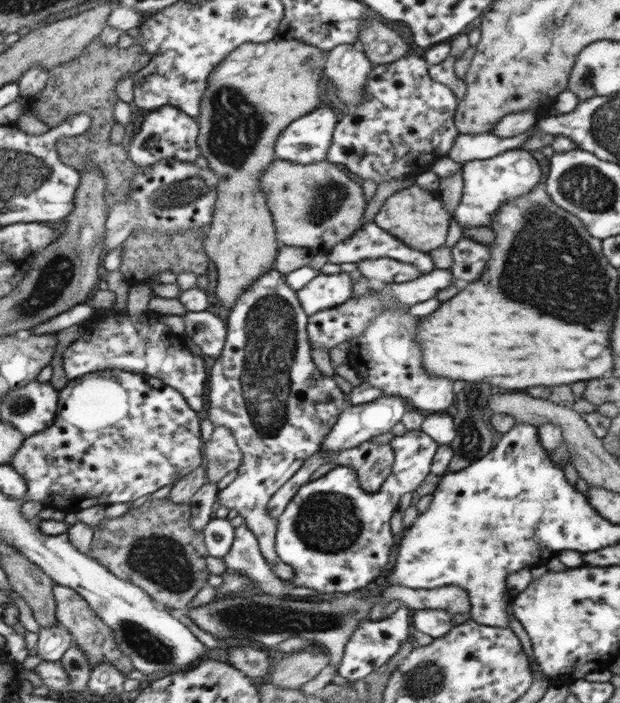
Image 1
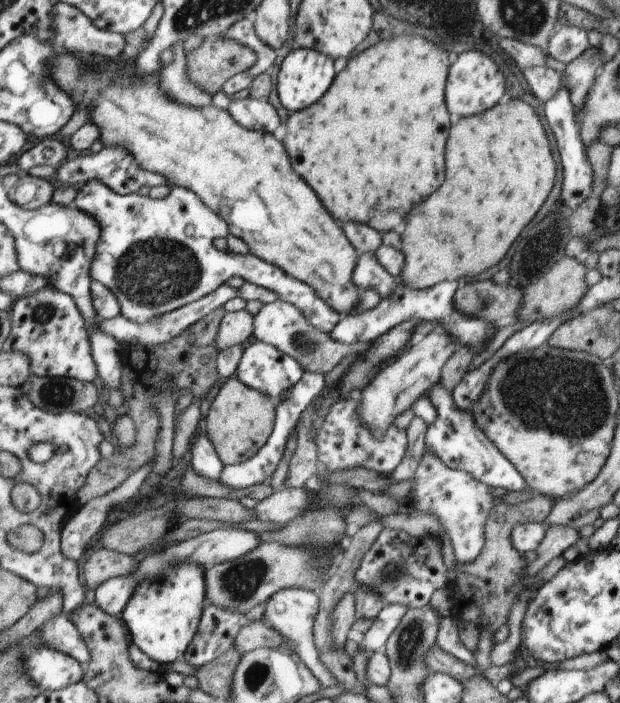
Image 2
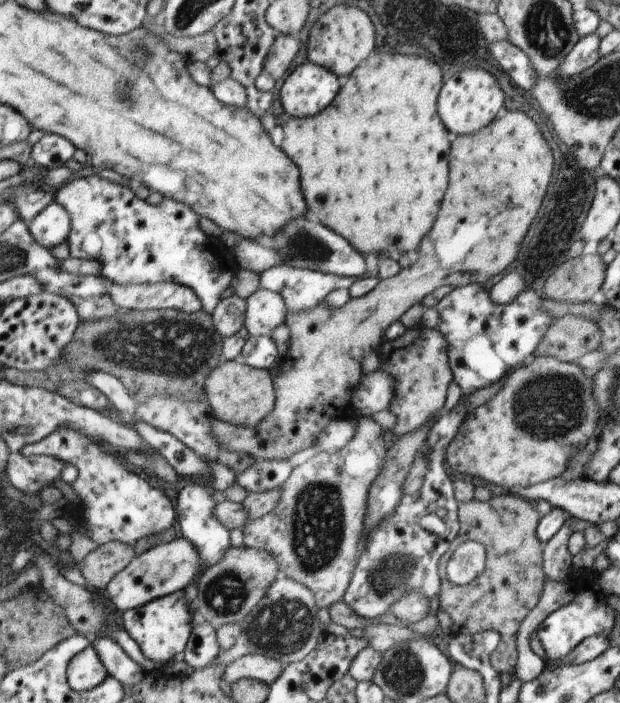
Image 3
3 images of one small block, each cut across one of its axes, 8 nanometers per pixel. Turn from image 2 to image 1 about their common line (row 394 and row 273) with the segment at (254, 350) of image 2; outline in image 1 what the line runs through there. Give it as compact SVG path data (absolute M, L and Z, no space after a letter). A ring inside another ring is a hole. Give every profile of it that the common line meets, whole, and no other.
M275 268L263 274L256 280L254 287L245 291L231 308L225 345L220 356L211 361L211 378L208 379L207 417L214 426L227 426L243 452L235 482L219 490L218 504L238 511L238 515L244 518L244 525L256 536L262 557L270 569L279 562L275 552L278 521L268 515L268 502L305 460L320 450L323 440L334 430L344 406L345 394L342 394L340 386L334 379L325 385L326 378L310 360L308 322L308 315L297 292L286 284L285 275Z

